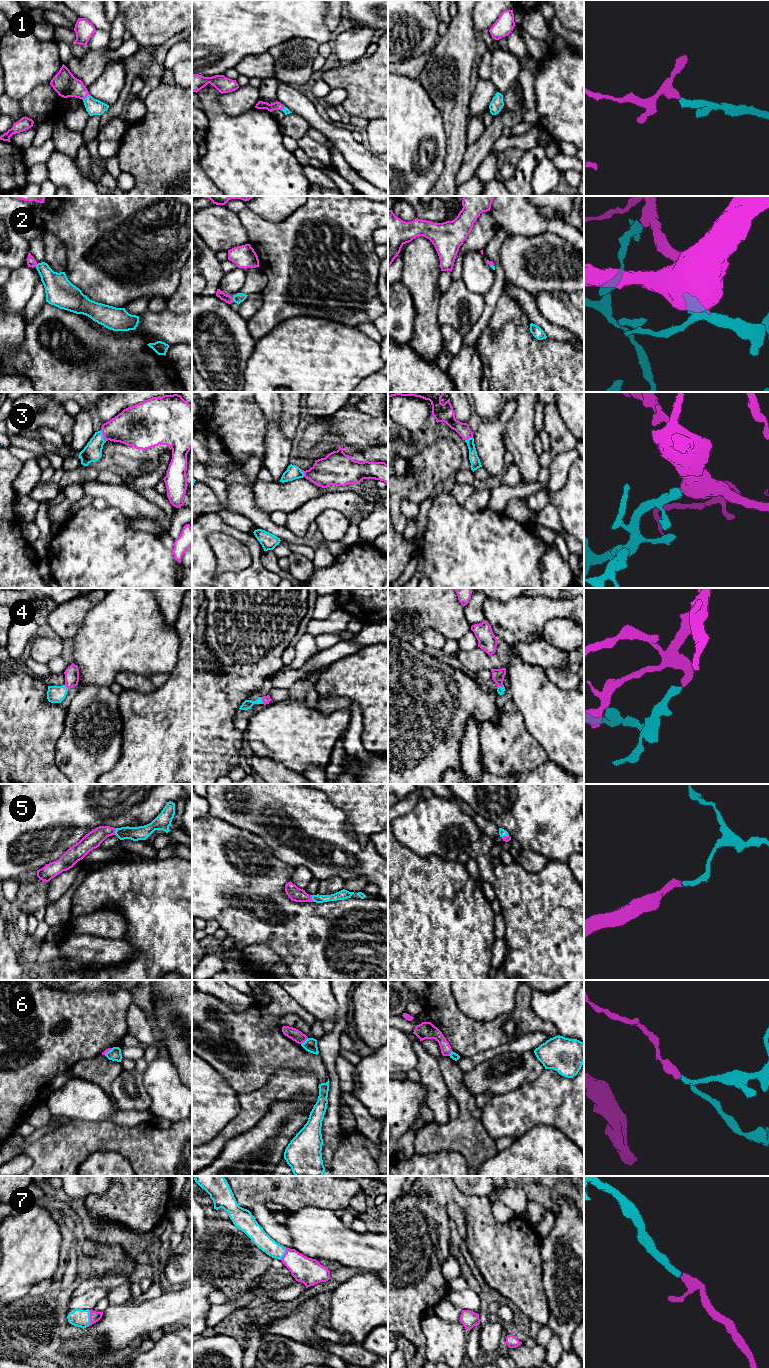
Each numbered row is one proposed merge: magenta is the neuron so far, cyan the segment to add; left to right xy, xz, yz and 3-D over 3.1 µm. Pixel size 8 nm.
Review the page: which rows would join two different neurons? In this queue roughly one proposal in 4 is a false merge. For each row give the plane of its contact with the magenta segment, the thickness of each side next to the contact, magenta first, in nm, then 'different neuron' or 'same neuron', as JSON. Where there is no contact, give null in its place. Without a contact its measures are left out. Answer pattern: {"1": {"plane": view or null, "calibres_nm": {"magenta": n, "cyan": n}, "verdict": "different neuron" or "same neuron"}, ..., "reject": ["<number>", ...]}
{"1": {"plane": "xy", "calibres_nm": {"magenta": 190, "cyan": 130}, "verdict": "same neuron"}, "2": {"plane": "xz", "calibres_nm": {"magenta": 70, "cyan": 80}, "verdict": "same neuron"}, "3": {"plane": "xy", "calibres_nm": {"magenta": 300, "cyan": 160}, "verdict": "same neuron"}, "4": {"plane": "xz", "calibres_nm": {"magenta": 60, "cyan": 80}, "verdict": "same neuron"}, "5": {"plane": "xy", "calibres_nm": {"magenta": 140, "cyan": 110}, "verdict": "same neuron"}, "6": {"plane": "xz", "calibres_nm": {"magenta": 90, "cyan": 110}, "verdict": "different neuron"}, "7": {"plane": "xy", "calibres_nm": {"magenta": 80, "cyan": 140}, "verdict": "same neuron"}, "reject": ["6"]}

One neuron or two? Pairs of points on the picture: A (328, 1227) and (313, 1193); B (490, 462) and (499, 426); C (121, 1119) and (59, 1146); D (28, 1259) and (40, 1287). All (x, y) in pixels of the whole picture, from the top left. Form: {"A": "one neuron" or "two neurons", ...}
{"A": "two neurons", "B": "one neuron", "C": "two neurons", "D": "two neurons"}

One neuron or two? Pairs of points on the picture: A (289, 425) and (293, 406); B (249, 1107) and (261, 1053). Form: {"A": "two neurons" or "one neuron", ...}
{"A": "one neuron", "B": "two neurons"}

